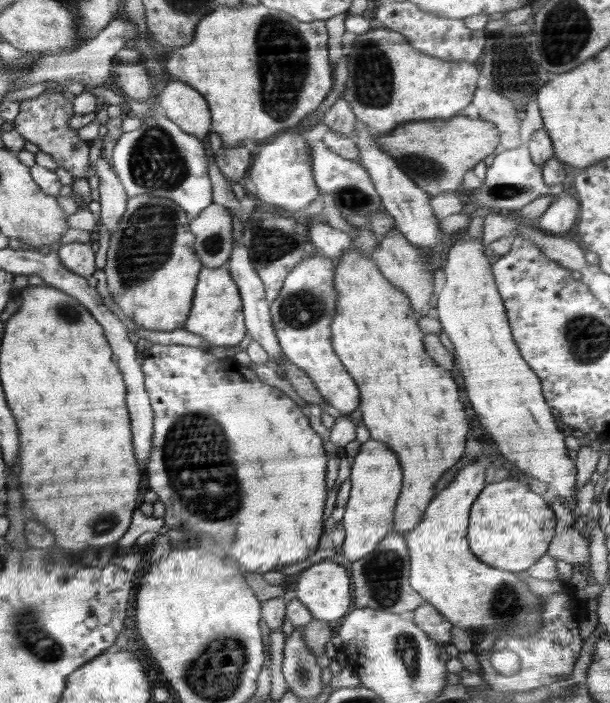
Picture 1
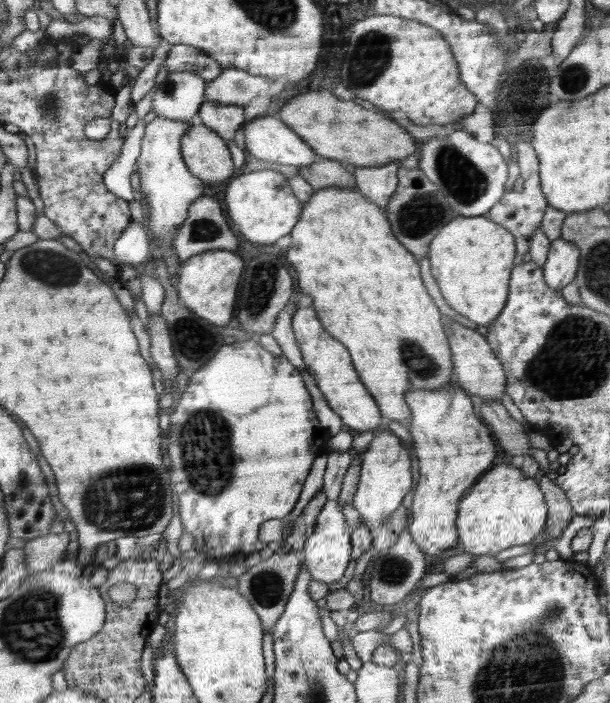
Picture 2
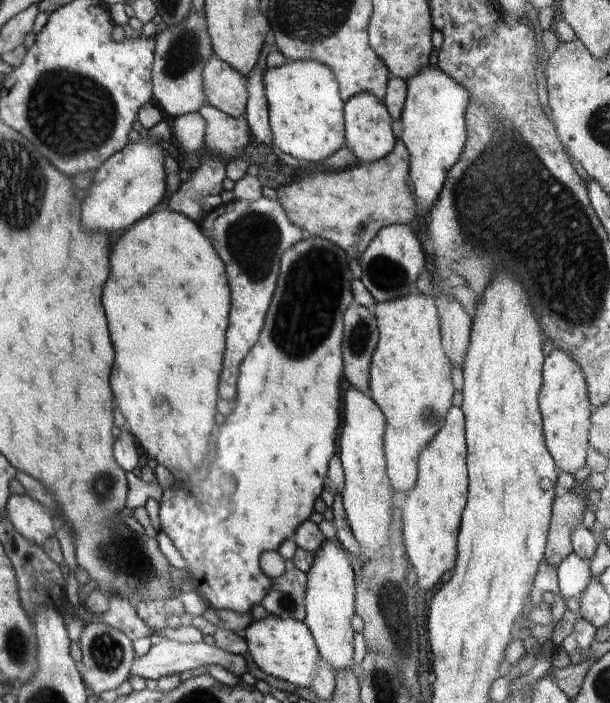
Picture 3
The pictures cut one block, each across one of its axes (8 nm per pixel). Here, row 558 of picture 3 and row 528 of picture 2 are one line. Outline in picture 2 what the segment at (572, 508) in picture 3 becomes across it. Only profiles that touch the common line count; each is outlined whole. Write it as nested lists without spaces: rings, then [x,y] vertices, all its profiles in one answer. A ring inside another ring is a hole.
[[[547,476],[539,477],[539,486],[543,487],[544,494],[547,495],[548,510],[550,516],[547,520],[547,540],[555,539],[562,531],[570,519],[574,516],[573,508],[569,503],[568,497],[562,488],[552,482]]]

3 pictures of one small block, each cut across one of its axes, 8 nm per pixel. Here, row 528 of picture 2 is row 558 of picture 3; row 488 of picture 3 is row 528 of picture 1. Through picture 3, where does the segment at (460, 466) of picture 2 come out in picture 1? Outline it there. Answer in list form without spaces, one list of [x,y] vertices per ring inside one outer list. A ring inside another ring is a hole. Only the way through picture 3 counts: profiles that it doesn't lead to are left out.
[[[480,462],[466,464],[462,470],[458,470],[456,480],[451,480],[441,493],[436,494],[419,524],[404,534],[410,559],[409,583],[427,603],[438,609],[453,625],[461,626],[474,638],[492,634],[497,639],[502,633],[530,634],[541,627],[541,610],[544,608],[544,602],[548,600],[548,595],[532,593],[533,590],[517,577],[516,573],[500,570],[479,559],[471,550],[467,539],[471,506],[484,488],[484,470],[484,464]]]

